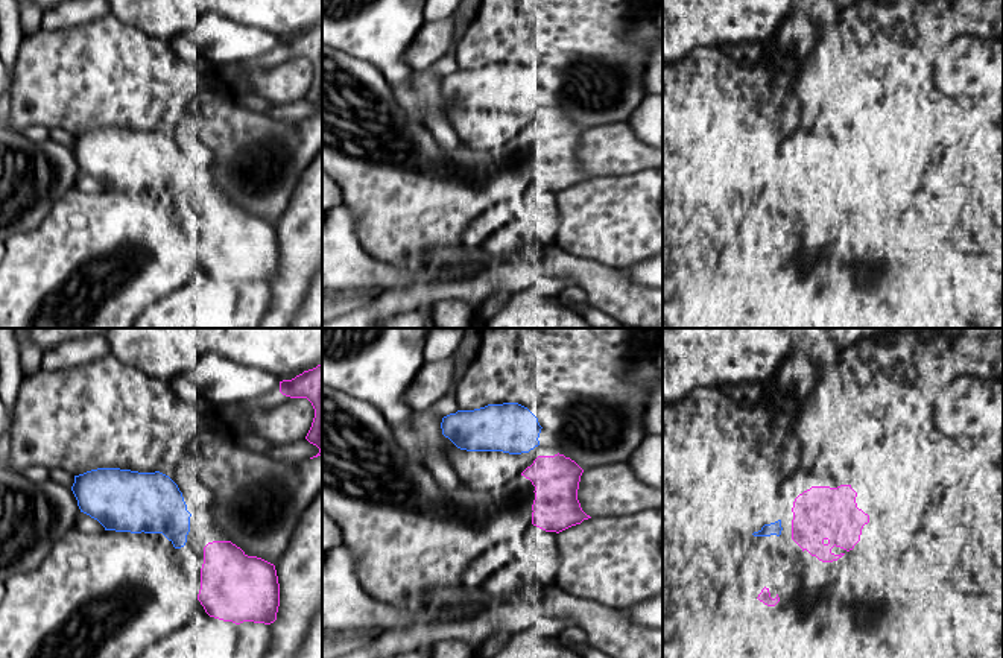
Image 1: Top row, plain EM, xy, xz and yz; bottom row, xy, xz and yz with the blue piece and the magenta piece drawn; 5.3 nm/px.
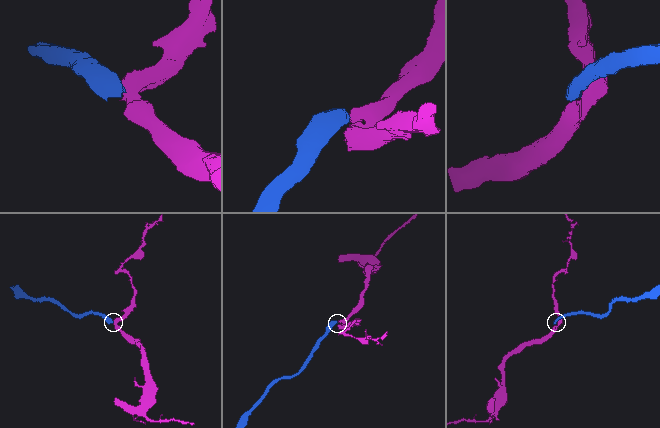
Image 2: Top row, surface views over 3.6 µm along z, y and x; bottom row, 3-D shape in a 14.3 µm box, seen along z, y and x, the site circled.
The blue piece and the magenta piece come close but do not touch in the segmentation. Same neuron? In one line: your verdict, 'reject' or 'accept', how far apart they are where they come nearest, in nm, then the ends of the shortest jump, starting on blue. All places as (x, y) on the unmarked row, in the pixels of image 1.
accept; gap 50 nm; span xz (532, 108), (538, 116)

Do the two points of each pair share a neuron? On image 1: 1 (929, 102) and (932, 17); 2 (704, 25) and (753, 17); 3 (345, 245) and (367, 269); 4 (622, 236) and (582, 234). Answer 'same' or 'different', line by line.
1: same
2: same
3: same
4: same

